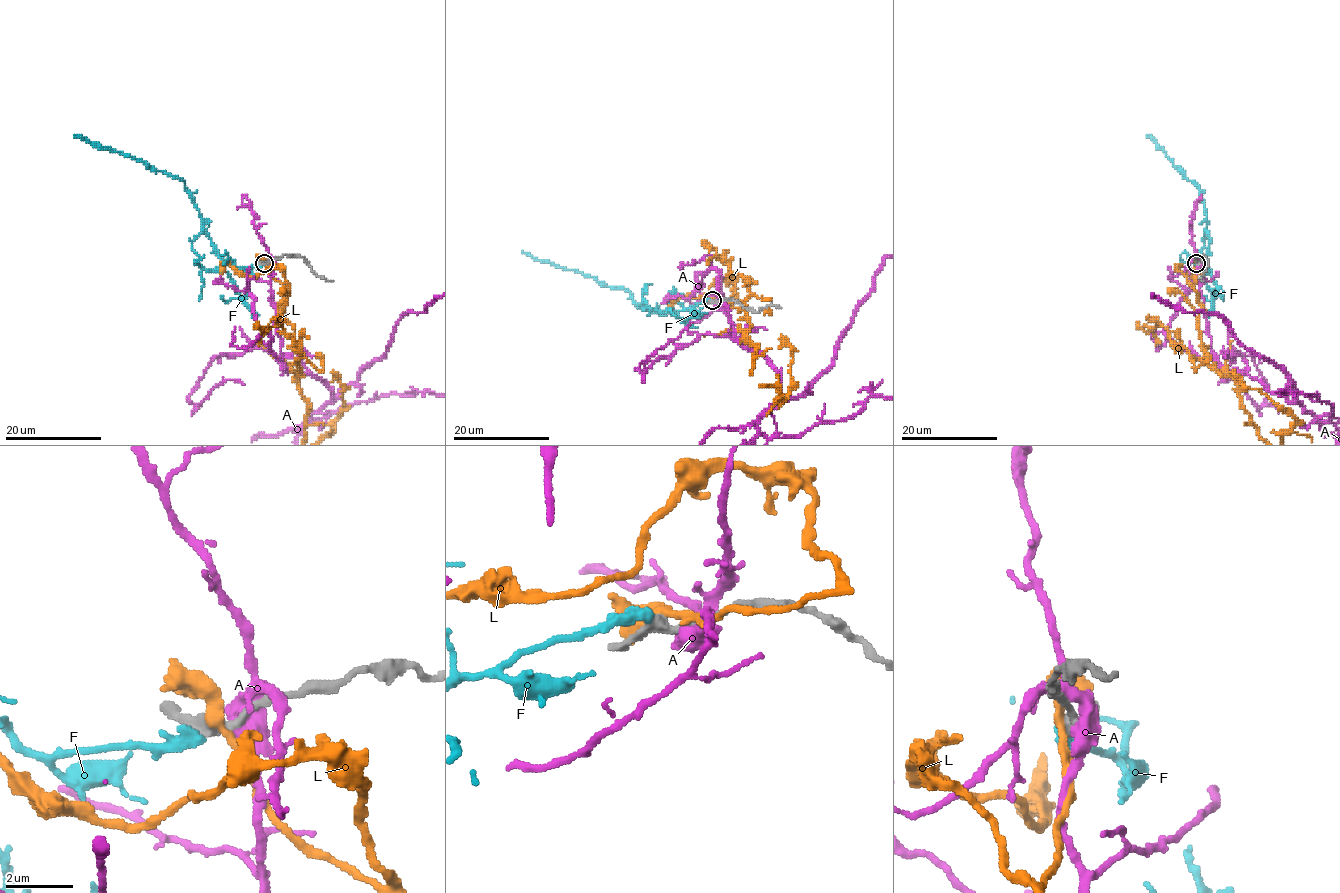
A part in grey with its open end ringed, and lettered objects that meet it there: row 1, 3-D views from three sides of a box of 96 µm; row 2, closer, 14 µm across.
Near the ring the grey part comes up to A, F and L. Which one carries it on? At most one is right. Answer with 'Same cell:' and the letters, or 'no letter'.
Same cell: no letter

